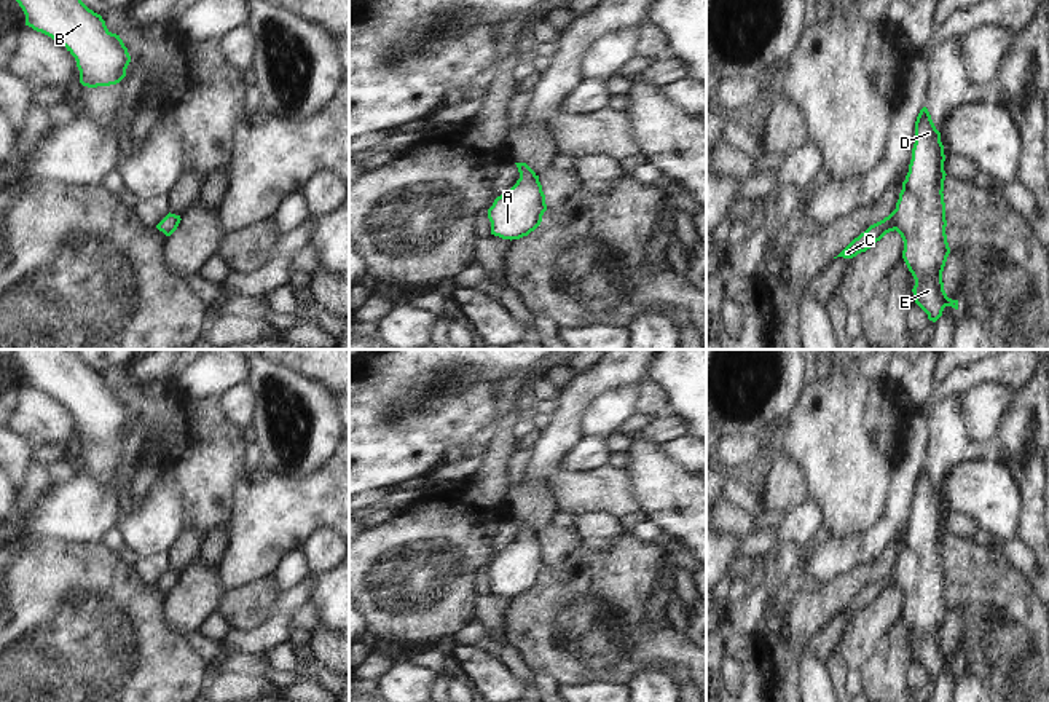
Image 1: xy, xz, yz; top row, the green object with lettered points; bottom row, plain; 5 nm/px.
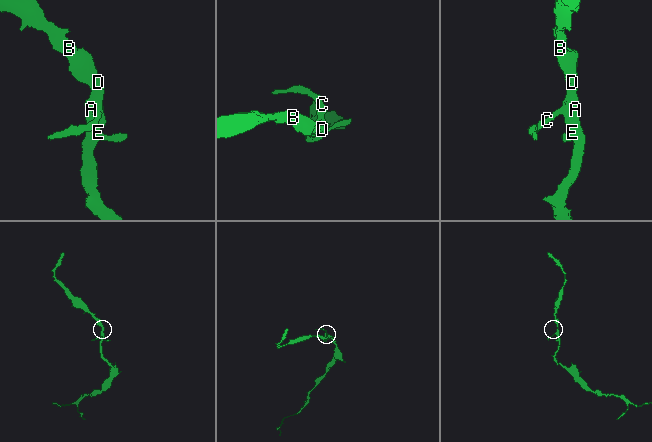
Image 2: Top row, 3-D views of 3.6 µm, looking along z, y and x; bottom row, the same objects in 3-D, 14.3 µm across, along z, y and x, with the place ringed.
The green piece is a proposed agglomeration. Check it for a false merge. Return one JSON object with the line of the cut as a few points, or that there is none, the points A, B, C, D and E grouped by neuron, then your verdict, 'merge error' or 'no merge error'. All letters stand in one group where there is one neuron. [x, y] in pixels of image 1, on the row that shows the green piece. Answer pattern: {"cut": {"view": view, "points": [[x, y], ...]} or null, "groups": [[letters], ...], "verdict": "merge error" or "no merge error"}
{"cut": null, "groups": [["A", "B", "C", "D", "E"]], "verdict": "no merge error"}

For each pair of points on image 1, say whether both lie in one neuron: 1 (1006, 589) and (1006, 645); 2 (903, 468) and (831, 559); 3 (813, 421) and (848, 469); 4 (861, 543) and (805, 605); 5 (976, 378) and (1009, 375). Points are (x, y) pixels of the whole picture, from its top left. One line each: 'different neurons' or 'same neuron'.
1: same neuron
2: same neuron
3: same neuron
4: different neurons
5: same neuron

